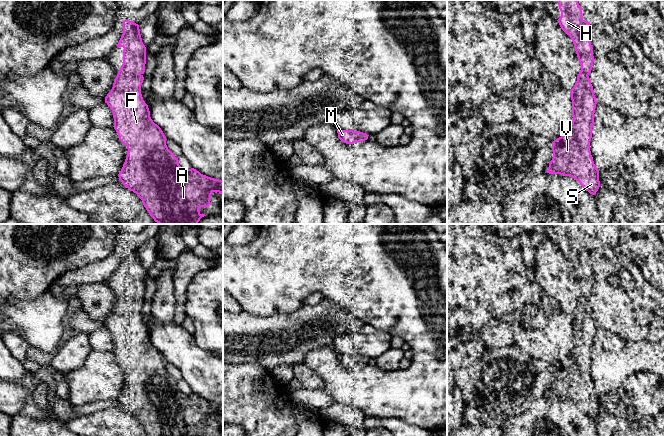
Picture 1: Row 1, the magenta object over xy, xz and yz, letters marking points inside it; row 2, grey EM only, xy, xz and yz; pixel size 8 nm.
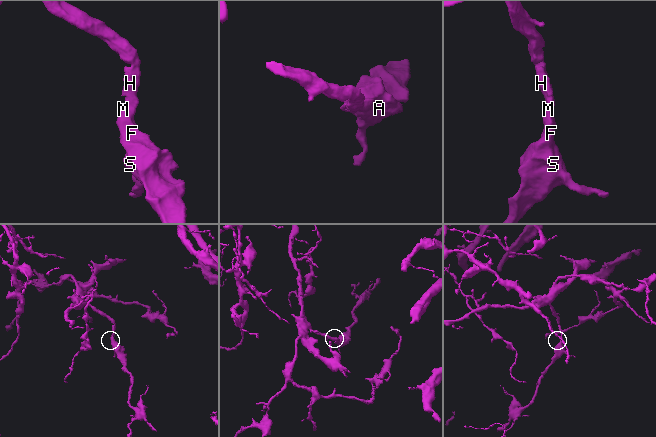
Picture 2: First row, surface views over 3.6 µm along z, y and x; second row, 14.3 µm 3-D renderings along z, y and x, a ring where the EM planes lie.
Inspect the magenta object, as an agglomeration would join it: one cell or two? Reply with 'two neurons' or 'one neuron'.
one neuron

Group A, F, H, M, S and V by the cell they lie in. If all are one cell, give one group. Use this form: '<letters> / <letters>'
A F H M S V

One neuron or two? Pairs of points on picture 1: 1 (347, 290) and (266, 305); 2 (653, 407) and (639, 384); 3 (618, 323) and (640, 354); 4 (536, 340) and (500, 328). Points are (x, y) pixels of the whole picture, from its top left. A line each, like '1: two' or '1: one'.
1: one
2: one
3: two
4: two

